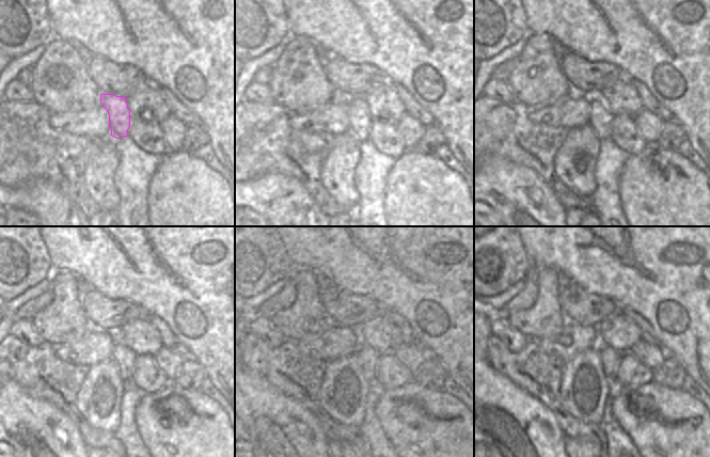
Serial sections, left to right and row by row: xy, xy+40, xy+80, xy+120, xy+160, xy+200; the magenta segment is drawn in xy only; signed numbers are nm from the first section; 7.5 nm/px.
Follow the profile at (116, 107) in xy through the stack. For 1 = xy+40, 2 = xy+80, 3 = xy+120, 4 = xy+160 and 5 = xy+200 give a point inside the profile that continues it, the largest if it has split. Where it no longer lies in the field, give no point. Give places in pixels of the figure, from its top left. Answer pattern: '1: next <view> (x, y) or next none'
1: next xy+40 (359, 116)
2: next xy+80 (600, 119)
3: next xy+120 (122, 355)
4: next xy+160 (367, 357)
5: next xy+200 (610, 358)

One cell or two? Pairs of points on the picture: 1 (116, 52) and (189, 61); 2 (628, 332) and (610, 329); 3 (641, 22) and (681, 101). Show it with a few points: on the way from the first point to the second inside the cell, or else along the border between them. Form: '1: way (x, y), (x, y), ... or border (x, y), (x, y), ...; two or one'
1: way (135, 52), (171, 52); one
2: way (624, 332), (614, 331); one
3: way (661, 43), (676, 60), (676, 82); one

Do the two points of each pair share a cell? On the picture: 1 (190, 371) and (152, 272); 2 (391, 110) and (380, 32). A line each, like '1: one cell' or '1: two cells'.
1: two cells
2: two cells

